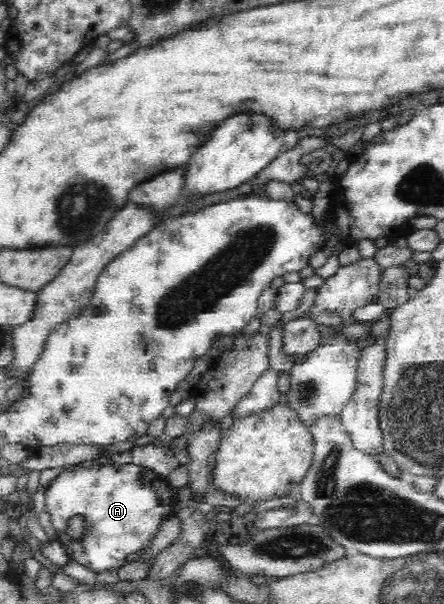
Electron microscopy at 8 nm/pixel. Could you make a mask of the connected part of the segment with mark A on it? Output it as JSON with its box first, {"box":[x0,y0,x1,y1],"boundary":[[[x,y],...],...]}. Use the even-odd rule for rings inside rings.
{"box":[45,460,176,574],"boundary":[[[110,460],[107,463],[91,465],[66,465],[46,487],[45,511],[50,515],[51,526],[57,532],[56,542],[60,542],[64,547],[68,559],[80,562],[94,574],[100,574],[116,572],[126,561],[131,560],[136,552],[149,548],[162,522],[170,516],[175,503],[176,496],[172,494],[166,478],[139,464],[112,463]],[[76,516],[84,520],[84,532],[80,538],[72,538],[68,534],[68,524]]]}

